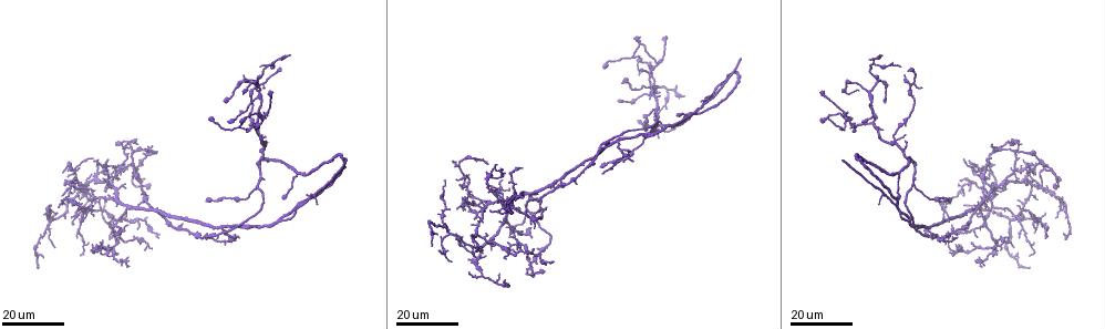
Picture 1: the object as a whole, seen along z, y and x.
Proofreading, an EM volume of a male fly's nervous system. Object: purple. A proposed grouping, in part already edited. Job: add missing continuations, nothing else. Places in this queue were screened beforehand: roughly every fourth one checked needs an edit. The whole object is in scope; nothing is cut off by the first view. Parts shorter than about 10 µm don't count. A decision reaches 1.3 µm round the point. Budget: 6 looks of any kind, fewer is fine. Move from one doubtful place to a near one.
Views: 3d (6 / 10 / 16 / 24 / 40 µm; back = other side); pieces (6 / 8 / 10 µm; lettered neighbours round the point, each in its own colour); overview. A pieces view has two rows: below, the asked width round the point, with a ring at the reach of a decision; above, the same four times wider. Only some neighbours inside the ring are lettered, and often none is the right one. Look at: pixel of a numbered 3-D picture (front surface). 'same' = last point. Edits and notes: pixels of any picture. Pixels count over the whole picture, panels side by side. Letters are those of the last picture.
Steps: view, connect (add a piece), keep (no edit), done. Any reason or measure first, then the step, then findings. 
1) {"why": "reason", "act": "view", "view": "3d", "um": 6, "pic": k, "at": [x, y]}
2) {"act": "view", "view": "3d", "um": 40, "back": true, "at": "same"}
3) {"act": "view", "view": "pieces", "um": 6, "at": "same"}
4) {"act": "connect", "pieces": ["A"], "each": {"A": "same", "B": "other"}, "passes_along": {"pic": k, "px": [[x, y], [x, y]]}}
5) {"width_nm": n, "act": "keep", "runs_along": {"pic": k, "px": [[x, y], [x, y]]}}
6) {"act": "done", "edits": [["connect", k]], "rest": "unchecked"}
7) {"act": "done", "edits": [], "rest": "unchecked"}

{"why": "free end", "act": "view", "view": "3d", "um": 16, "pic": 1, "at": [676, 113]}

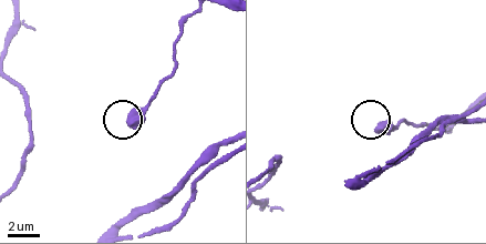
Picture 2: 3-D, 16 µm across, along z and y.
{"act": "view", "view": "3d", "um": 10, "pic": 2, "at": [131, 125]}

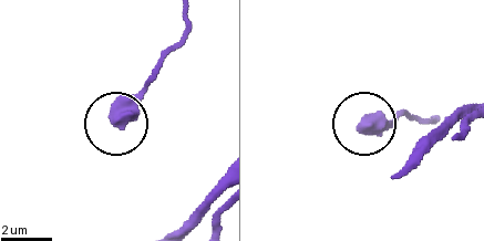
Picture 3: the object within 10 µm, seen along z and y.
{"act": "view", "view": "pieces", "um": 8, "pic": 3, "at": [117, 124]}

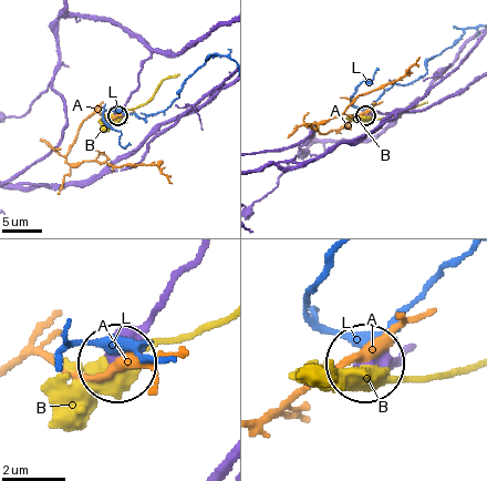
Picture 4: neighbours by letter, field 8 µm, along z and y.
{"width_nm": 530, "act": "keep", "each": {"A": "other", "B": "other", "L": "other"}, "found": "no lettered piece goes on from it"}

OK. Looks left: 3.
{"act": "view", "view": "3d", "um": 24, "pic": 1, "at": [845, 159]}

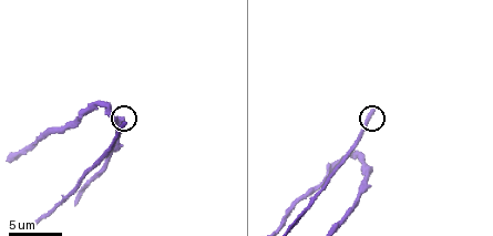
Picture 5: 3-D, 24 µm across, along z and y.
{"why": "see the neighbours", "act": "view", "view": "pieces", "um": 8, "pic": 5, "at": [371, 111]}

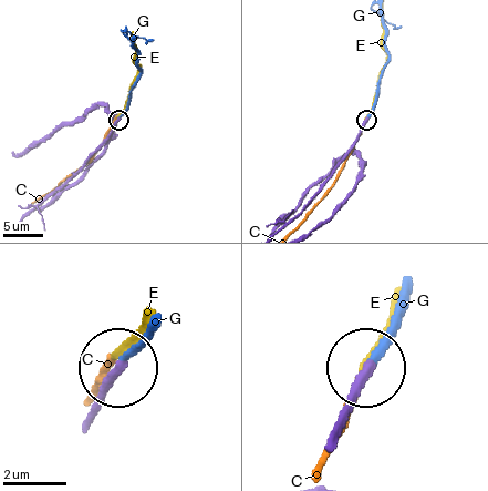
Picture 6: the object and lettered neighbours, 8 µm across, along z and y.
{"act": "connect", "pieces": ["G"], "each": {"C": "other", "E": "other", "G": "same"}, "passes_along": {"pic": 6, "px": [[335, 425], [396, 314], [401, 282]]}, "found": "the neuron continues"}

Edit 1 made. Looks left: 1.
{"act": "done", "edits": [["connect", 6]], "rest": "unchecked"}

